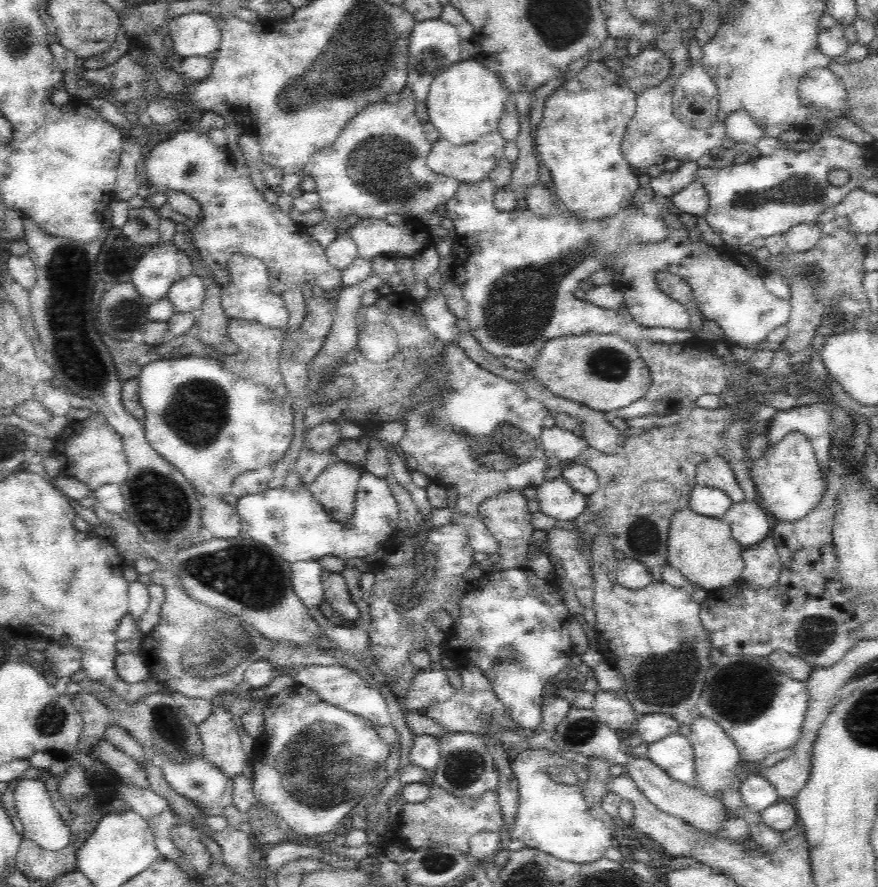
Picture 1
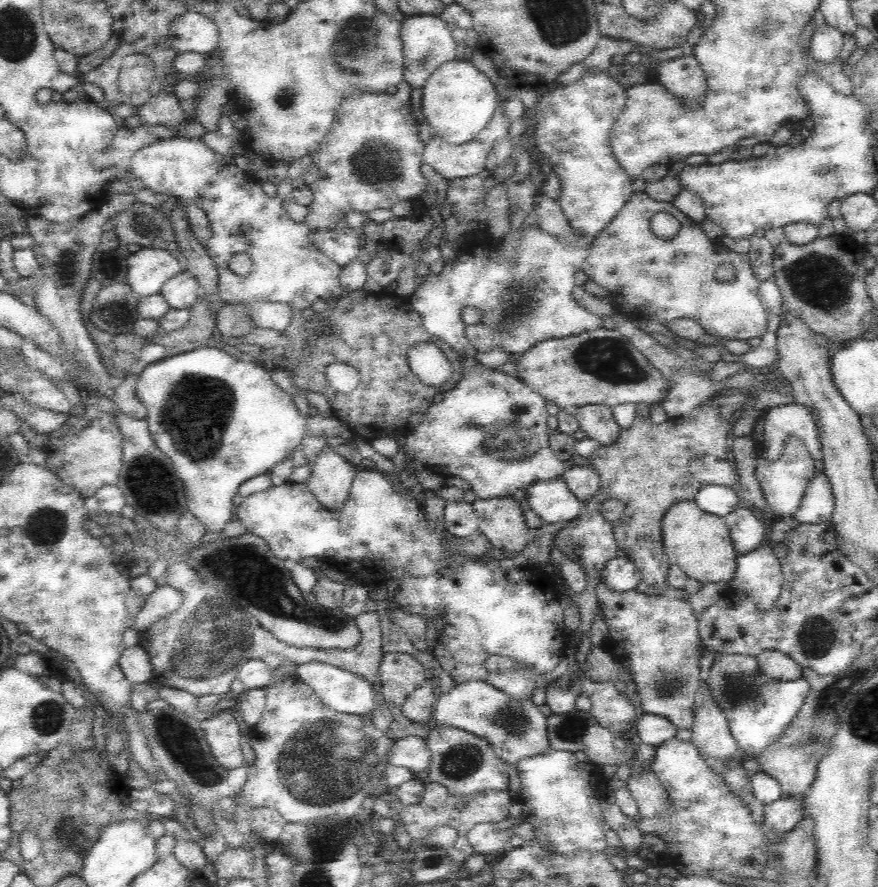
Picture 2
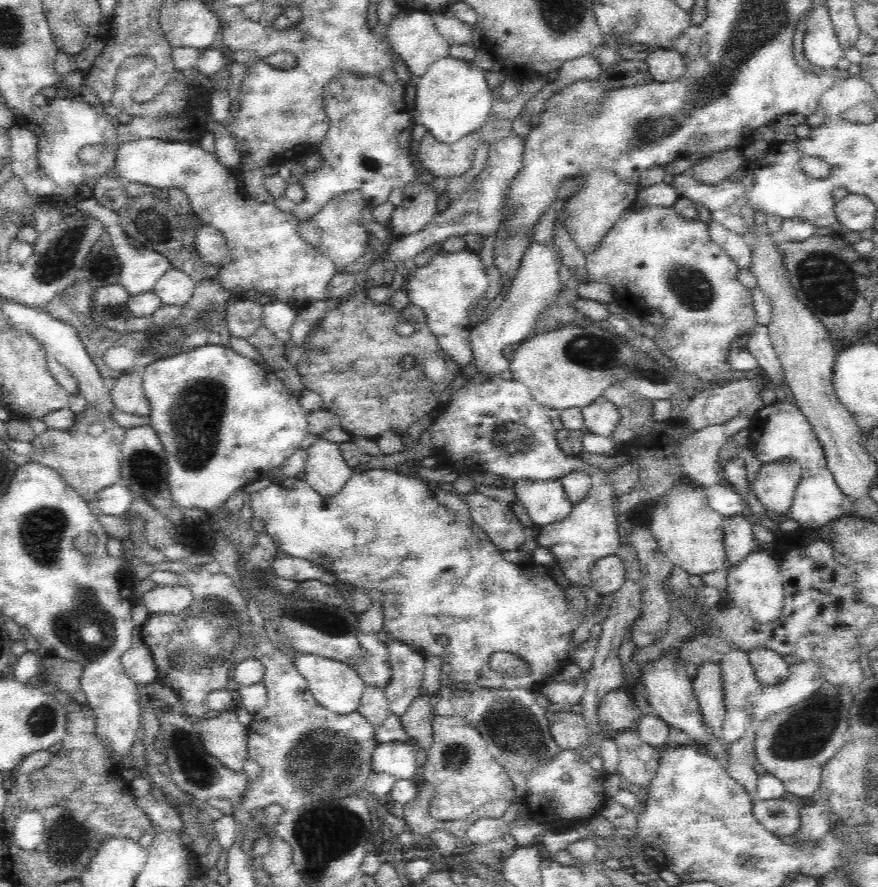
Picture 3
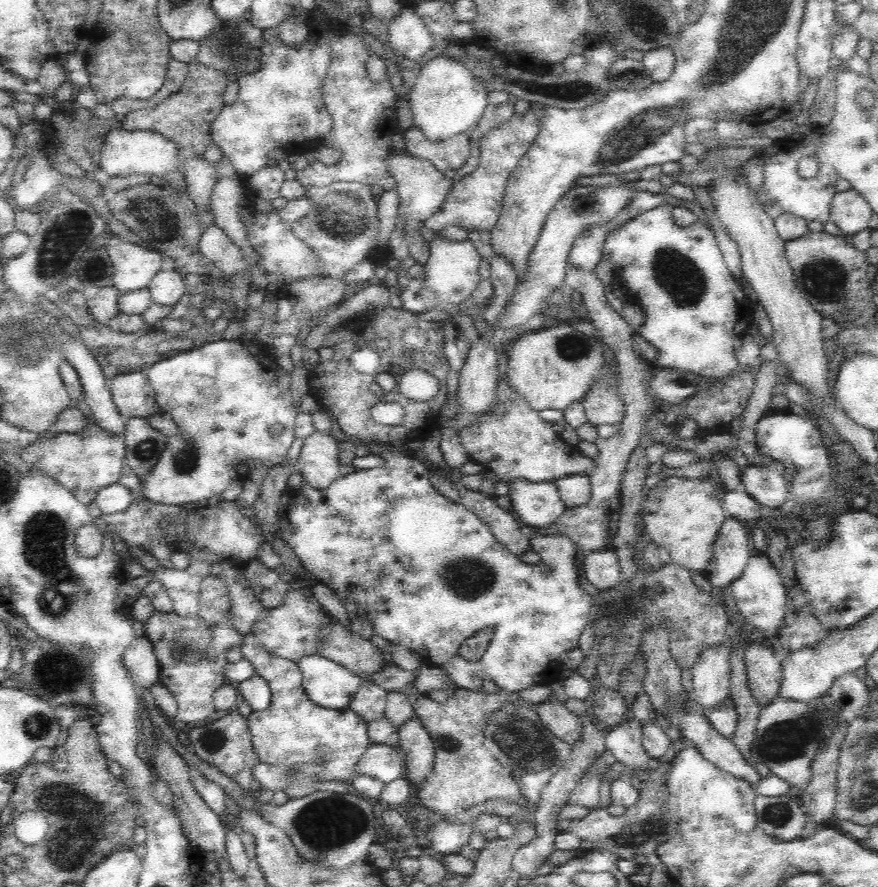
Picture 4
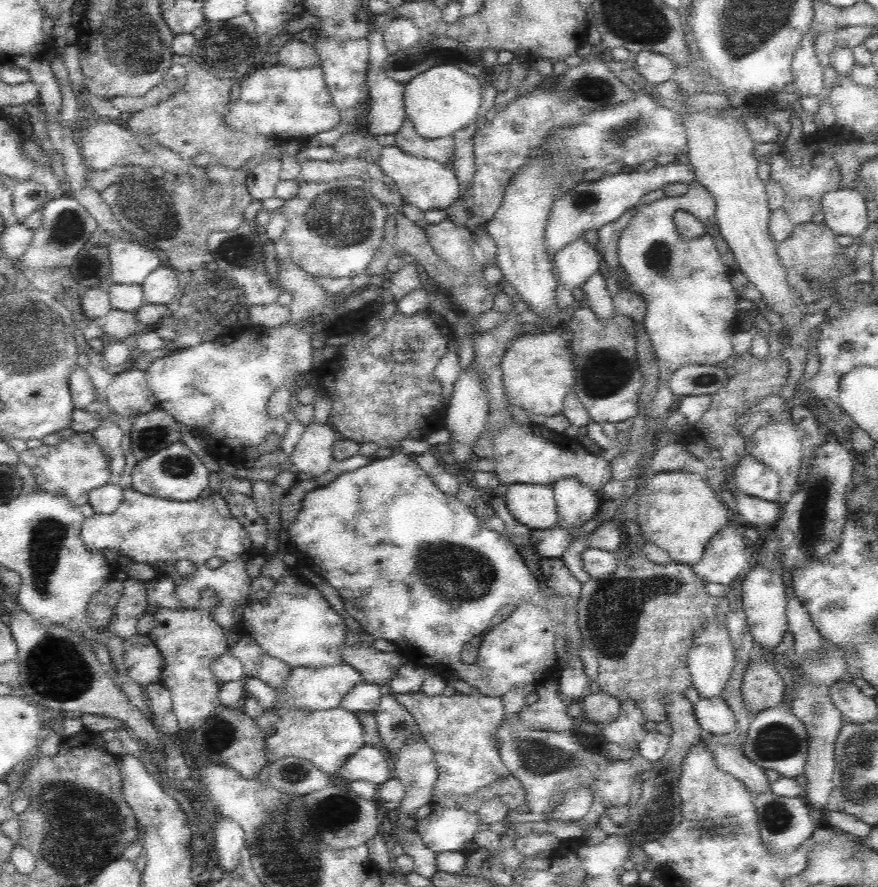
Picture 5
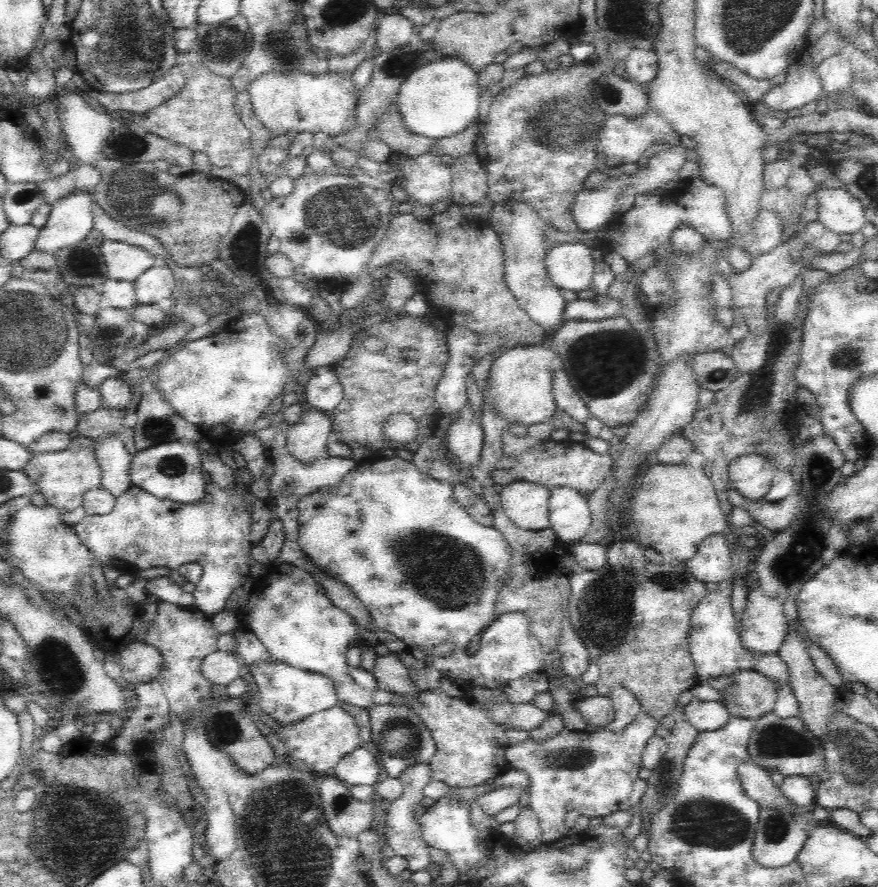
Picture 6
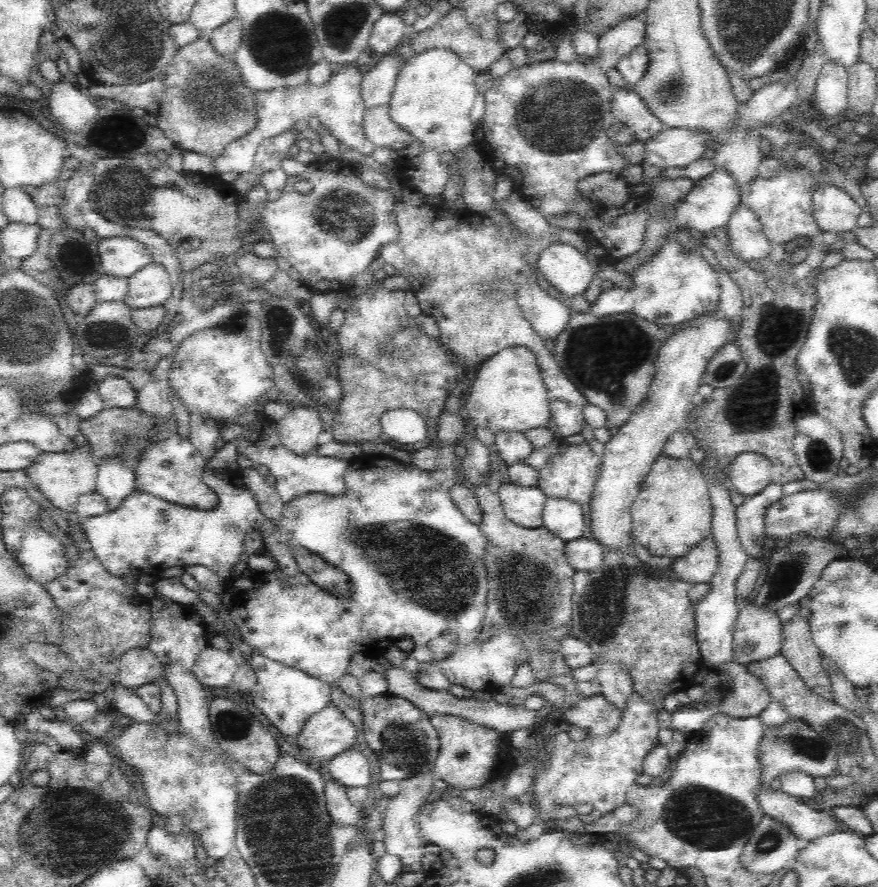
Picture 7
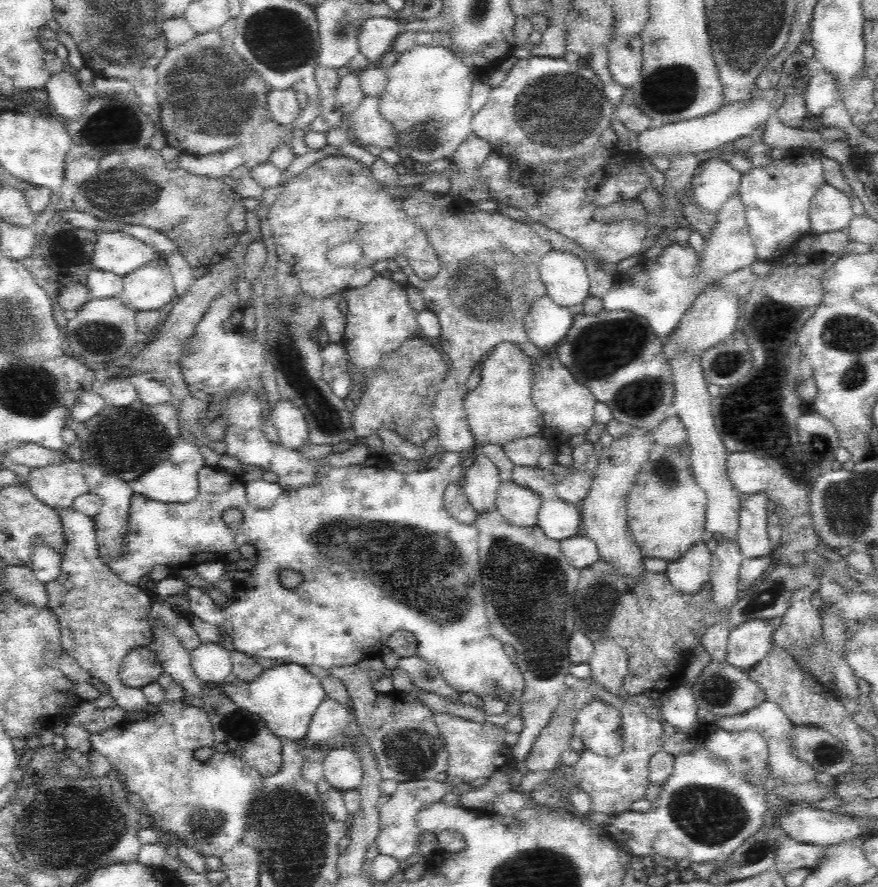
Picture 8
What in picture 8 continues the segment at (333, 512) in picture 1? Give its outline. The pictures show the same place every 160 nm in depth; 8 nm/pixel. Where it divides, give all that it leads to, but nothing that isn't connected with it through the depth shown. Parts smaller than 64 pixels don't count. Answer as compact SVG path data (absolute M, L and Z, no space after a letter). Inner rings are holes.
M280 398L271 412L271 419L280 442L285 449L298 450L308 438L304 413L298 405L287 398Z

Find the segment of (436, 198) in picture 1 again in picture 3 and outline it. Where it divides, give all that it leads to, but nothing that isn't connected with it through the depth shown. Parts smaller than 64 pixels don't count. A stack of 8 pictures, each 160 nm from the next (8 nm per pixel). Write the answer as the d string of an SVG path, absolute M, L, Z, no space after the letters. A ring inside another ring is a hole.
M343 71L340 74L336 74L332 80L328 84L326 84L324 88L324 108L327 114L327 119L329 120L329 129L327 130L326 136L319 142L318 146L316 146L316 151L322 155L324 159L324 163L320 168L312 170L312 172L306 172L300 174L299 182L302 183L304 190L307 192L304 200L300 202L300 204L296 204L292 213L298 217L301 221L308 220L311 216L314 216L317 212L320 212L320 209L332 200L334 196L338 196L338 194L344 194L344 192L350 192L350 190L358 190L362 193L364 200L369 204L372 208L374 206L378 206L378 204L382 204L382 202L386 202L388 200L388 196L390 196L390 192L392 190L396 190L396 188L401 191L406 186L406 184L410 184L414 178L416 178L416 172L421 169L415 161L415 158L411 154L411 148L413 147L411 144L410 137L412 136L412 130L415 126L414 117L412 117L412 112L408 110L406 104L404 103L404 90L406 90L407 84L401 79L398 82L388 85L383 81L381 82L379 77L374 76L360 76L359 74L354 74L353 72Z

